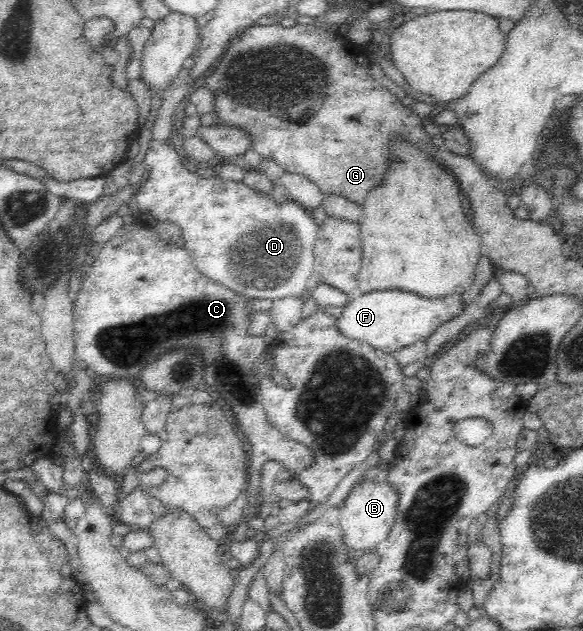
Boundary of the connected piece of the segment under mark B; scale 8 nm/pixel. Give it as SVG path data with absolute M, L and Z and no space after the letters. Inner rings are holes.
M362 478L341 505L339 529L343 533L343 543L347 551L354 550L369 554L387 538L397 512L398 493L387 482L369 482Z

